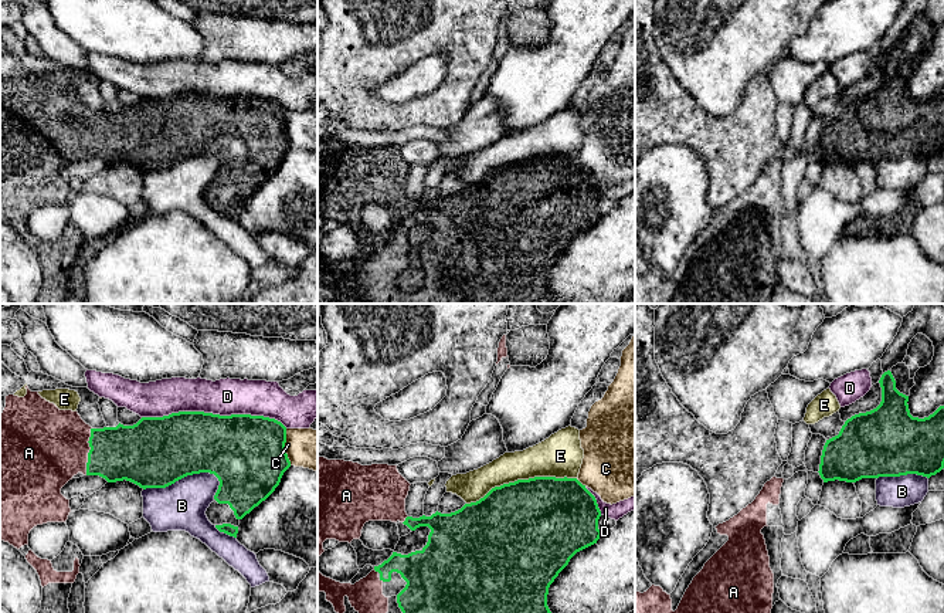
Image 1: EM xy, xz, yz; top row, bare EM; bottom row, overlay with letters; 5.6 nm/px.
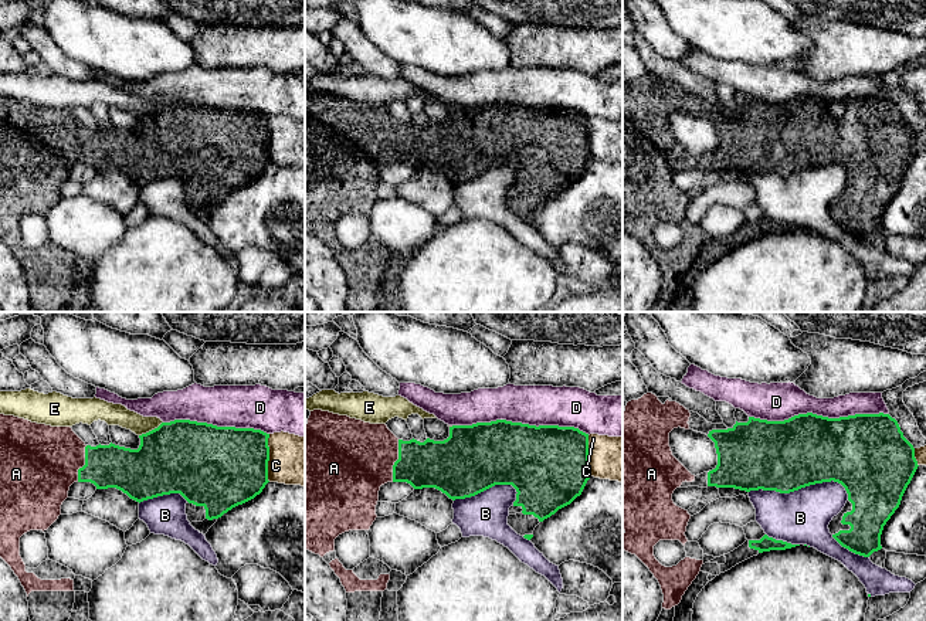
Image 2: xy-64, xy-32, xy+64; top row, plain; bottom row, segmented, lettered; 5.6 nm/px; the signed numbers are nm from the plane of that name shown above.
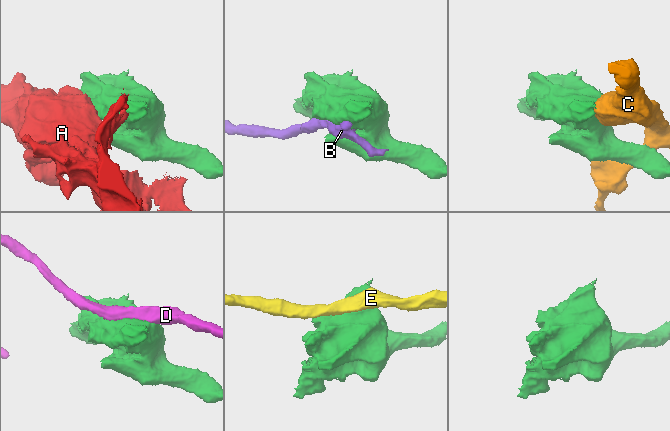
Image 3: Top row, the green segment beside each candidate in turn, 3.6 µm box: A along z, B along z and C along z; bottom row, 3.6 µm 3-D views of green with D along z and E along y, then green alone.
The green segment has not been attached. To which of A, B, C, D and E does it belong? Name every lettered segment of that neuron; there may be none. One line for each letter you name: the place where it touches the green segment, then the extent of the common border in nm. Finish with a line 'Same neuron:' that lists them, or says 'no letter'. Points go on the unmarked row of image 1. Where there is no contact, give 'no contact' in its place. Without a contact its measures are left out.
A: meets green in xy at (90, 134); contact 280 nm long
Same neuron: A

